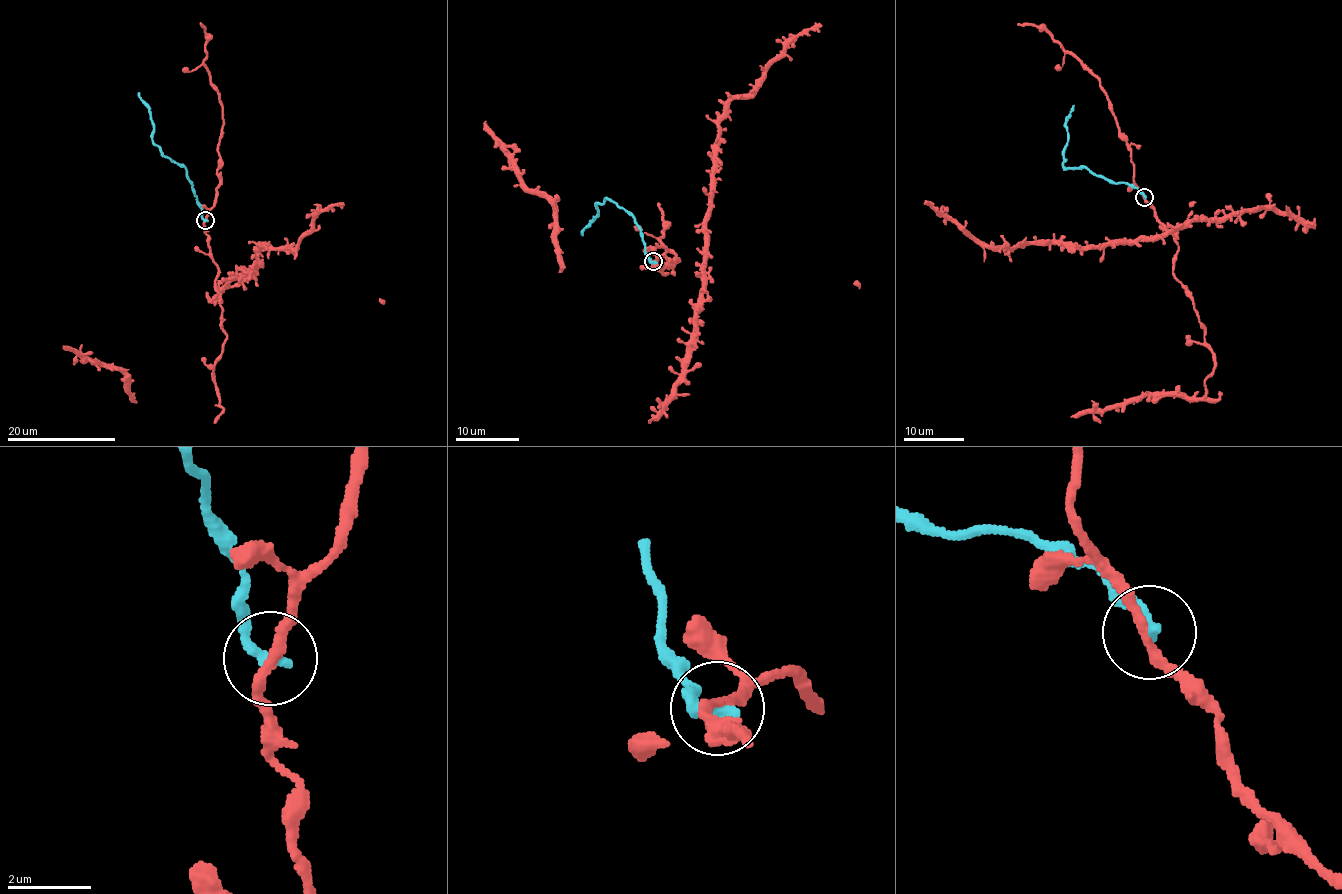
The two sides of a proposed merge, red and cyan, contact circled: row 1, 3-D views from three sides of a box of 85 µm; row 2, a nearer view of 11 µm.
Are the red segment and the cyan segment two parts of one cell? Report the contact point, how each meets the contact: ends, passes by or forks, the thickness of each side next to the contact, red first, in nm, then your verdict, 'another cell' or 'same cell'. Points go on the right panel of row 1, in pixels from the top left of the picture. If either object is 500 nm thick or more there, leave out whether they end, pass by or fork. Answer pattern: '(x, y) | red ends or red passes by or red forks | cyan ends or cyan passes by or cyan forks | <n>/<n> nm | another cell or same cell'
(1144, 197) | red passes by | cyan ends | 240/280 nm | another cell

